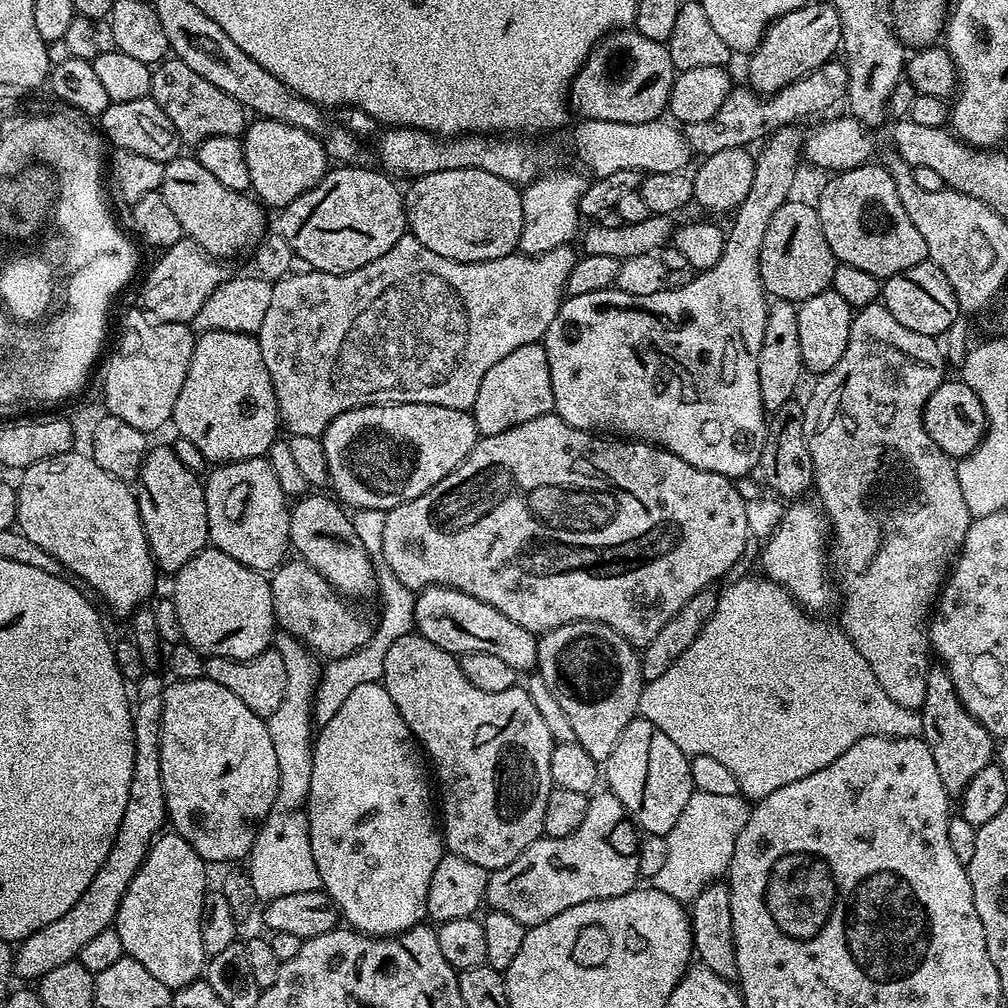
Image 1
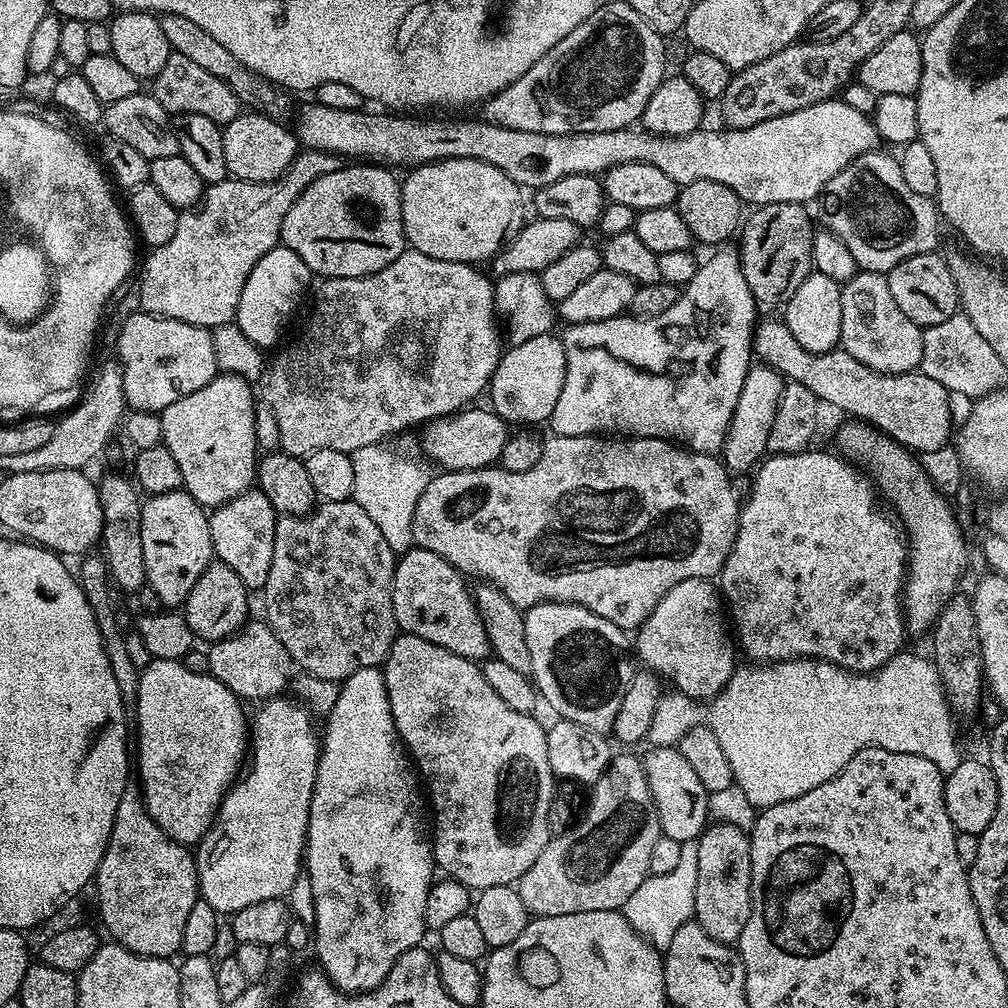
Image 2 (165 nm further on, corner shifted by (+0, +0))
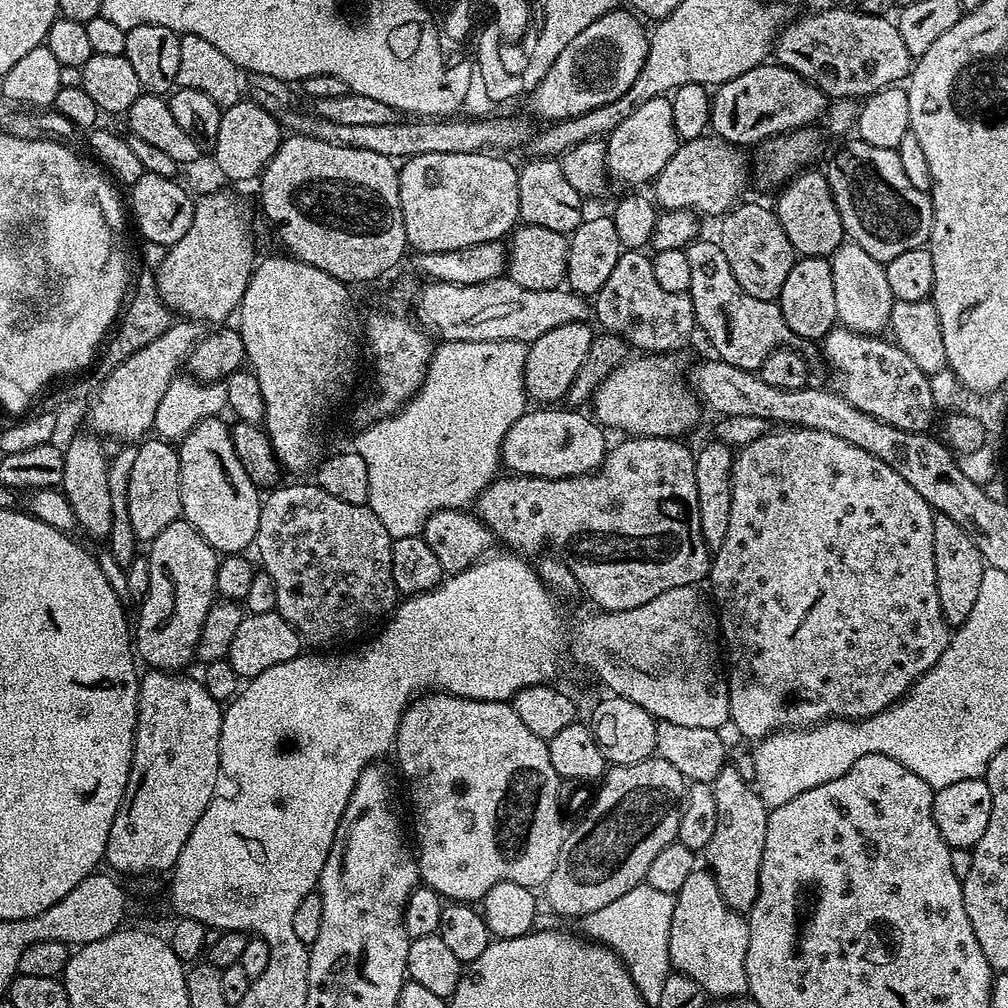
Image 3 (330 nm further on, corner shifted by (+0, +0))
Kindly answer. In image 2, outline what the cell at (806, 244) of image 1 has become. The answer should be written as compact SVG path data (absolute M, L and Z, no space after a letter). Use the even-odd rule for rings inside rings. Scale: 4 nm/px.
M778 202L777 204L761 204L755 209L752 217L745 219L739 233L738 251L742 274L746 274L746 282L761 305L777 304L783 306L788 299L806 282L806 278L814 270L812 267L812 238L814 227L808 217L804 204Z

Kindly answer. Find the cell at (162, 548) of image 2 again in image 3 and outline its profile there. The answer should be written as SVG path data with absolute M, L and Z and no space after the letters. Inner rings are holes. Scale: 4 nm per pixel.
M186 519L175 520L158 534L150 542L152 548L146 552L146 559L149 568L148 592L143 600L139 601L140 617L134 620L134 652L137 657L140 656L148 663L147 667L161 672L179 673L188 663L193 663L196 655L196 643L202 634L202 622L206 622L206 614L212 608L217 599L216 590L216 566L218 563L218 553L215 548L211 548L190 526Z

